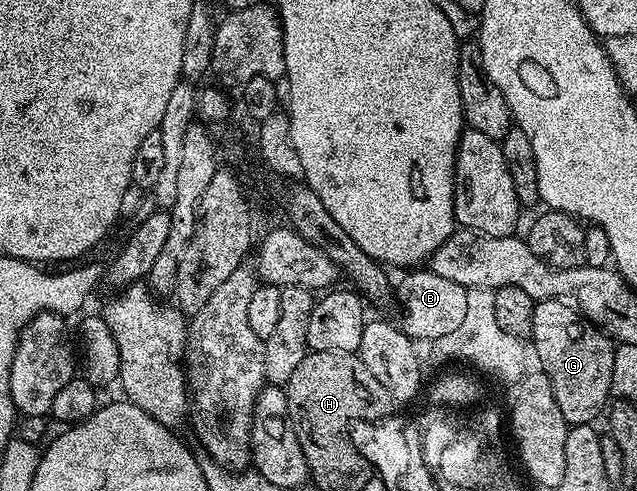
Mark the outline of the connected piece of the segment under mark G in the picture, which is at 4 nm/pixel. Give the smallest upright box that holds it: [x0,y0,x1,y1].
[531,298,615,427]

